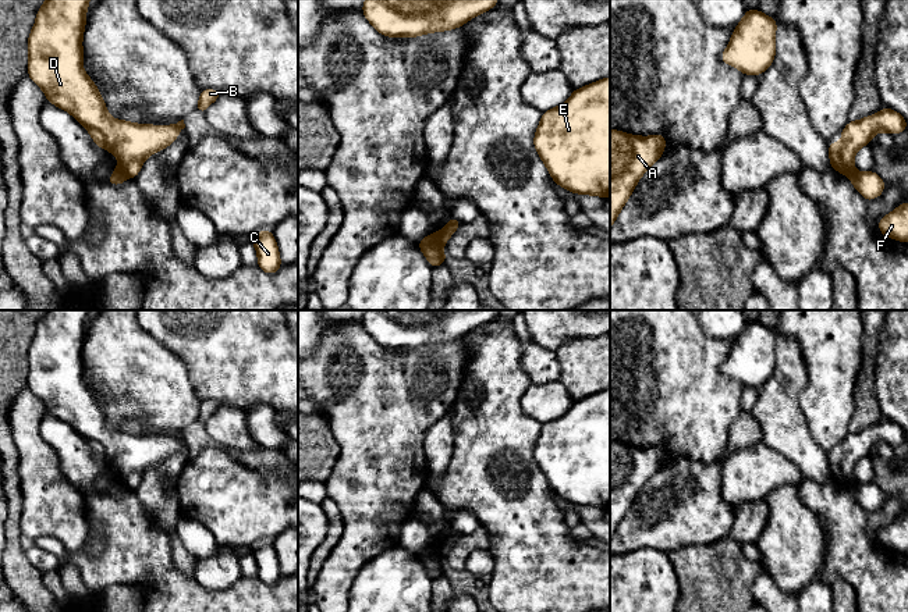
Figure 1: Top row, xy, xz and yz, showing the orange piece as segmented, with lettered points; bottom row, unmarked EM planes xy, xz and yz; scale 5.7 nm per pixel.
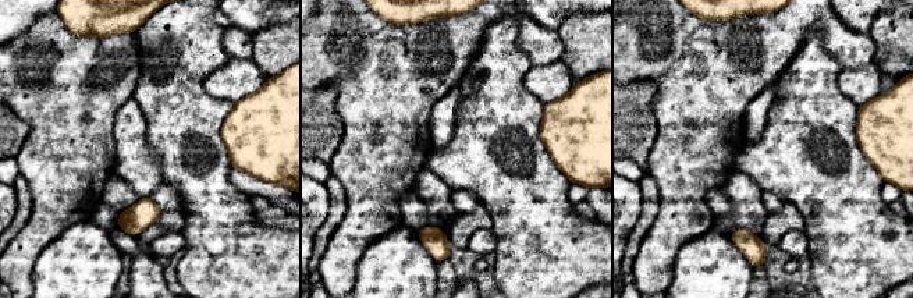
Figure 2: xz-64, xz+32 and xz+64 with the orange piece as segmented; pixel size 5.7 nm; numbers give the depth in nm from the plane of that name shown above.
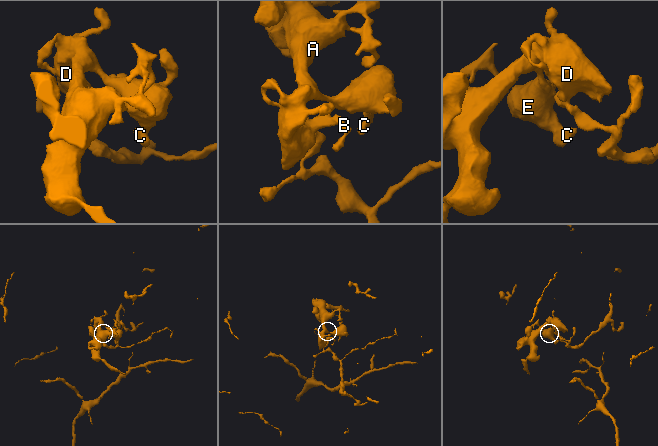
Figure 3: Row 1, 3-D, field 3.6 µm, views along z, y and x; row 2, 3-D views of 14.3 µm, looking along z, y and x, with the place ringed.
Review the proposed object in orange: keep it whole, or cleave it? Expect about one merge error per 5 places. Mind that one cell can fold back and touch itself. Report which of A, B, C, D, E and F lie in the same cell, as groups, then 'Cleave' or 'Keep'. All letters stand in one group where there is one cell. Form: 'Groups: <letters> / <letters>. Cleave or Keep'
Groups: A B C D E / F. Cleave

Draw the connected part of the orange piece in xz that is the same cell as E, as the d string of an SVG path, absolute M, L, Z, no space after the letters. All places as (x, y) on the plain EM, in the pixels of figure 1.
M610 389L574 401L561 417L542 426L533 458L554 494L572 505L610 508Z

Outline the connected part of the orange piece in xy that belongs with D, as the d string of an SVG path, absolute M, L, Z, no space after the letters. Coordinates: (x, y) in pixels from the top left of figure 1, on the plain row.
M46 310L38 321L35 337L28 349L28 388L45 403L49 414L68 423L86 440L97 459L104 459L118 472L118 480L135 490L142 474L153 465L171 456L185 440L184 431L175 437L134 435L114 431L100 408L96 395L85 385L82 349L86 320L91 310Z

